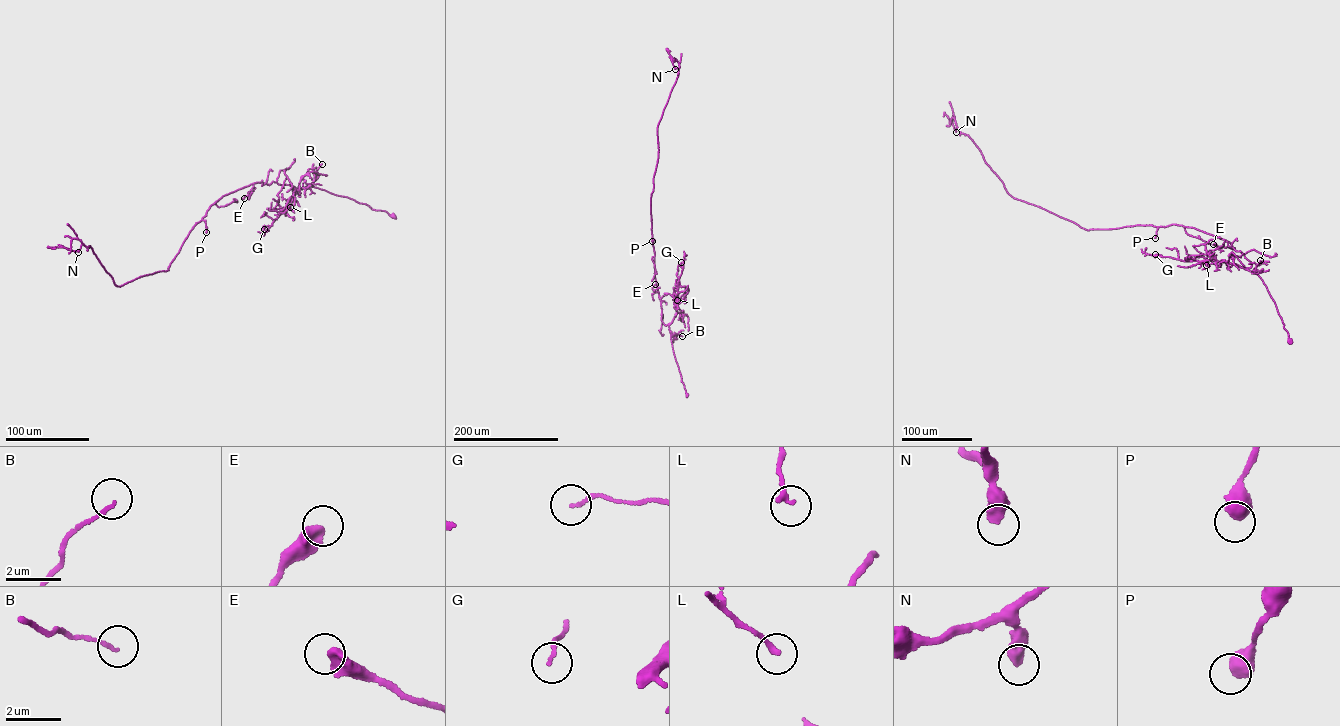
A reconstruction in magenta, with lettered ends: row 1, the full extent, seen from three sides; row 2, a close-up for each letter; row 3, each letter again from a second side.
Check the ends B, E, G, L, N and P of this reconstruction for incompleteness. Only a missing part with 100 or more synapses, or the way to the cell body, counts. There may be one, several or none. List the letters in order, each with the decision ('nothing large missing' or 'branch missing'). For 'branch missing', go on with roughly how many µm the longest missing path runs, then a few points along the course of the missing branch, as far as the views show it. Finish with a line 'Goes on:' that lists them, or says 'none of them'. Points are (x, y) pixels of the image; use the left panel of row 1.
B: nothing large missing
E: nothing large missing
G: nothing large missing
L: nothing large missing
N: nothing large missing
P: nothing large missing
Goes on: none of them

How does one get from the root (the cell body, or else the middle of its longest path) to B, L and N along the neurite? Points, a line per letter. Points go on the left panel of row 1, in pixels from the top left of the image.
B: (393, 216), (346, 197), (305, 187), (312, 185), (322, 164)
L: (393, 216), (348, 197), (307, 186), (289, 198), (287, 203), (290, 207)
N: (393, 216), (317, 188), (258, 182), (209, 206), (168, 270), (118, 286), (89, 246), (82, 244), (78, 252)

